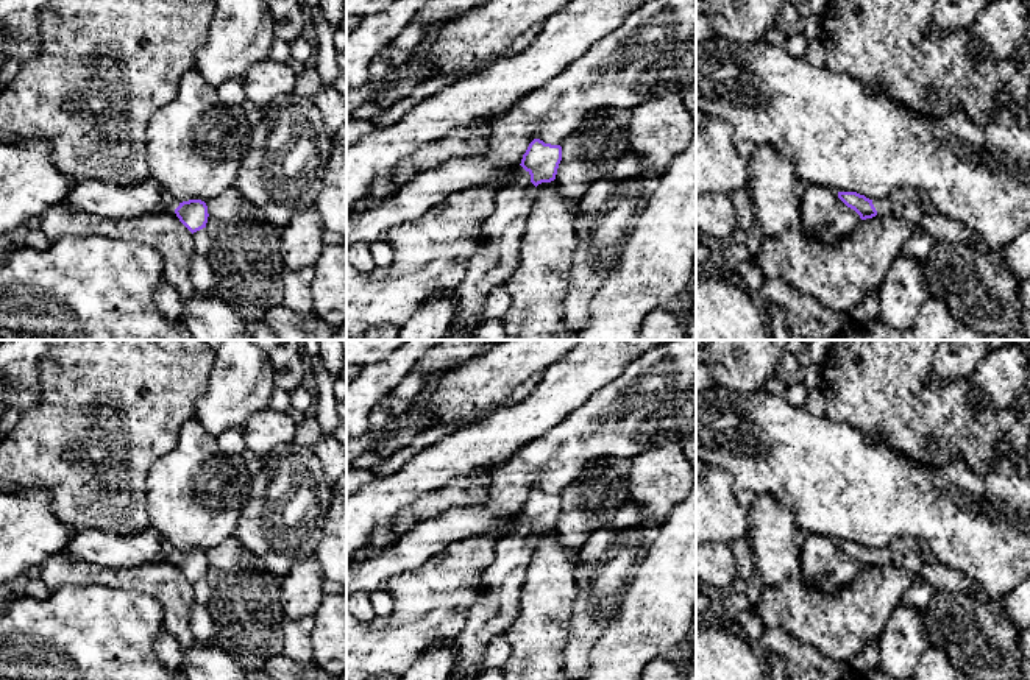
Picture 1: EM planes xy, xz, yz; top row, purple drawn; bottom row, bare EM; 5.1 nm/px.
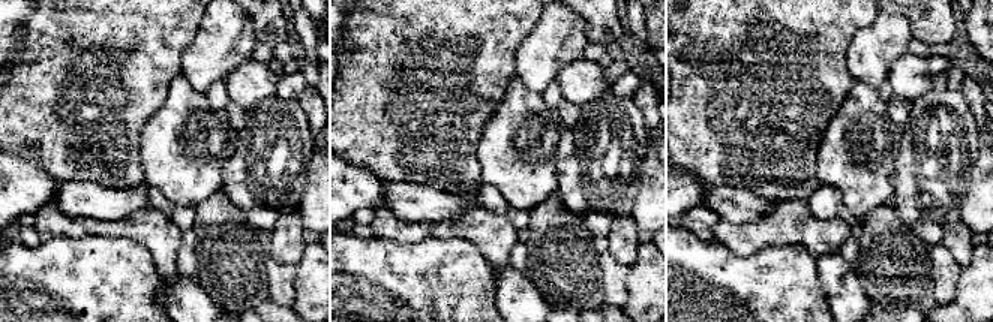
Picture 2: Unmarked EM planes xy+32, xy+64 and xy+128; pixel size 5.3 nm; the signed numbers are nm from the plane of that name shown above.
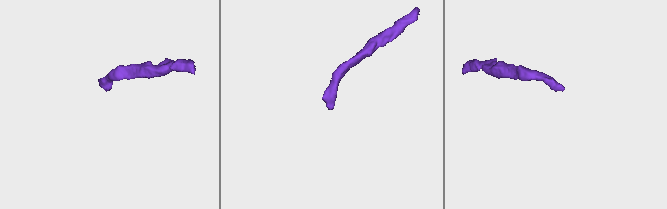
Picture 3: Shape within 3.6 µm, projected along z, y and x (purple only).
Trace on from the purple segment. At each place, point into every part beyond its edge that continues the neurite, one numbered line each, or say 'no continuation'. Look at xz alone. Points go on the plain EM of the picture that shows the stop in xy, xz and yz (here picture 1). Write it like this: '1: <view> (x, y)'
1: xz (497, 604)

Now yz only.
1: yz (905, 554)

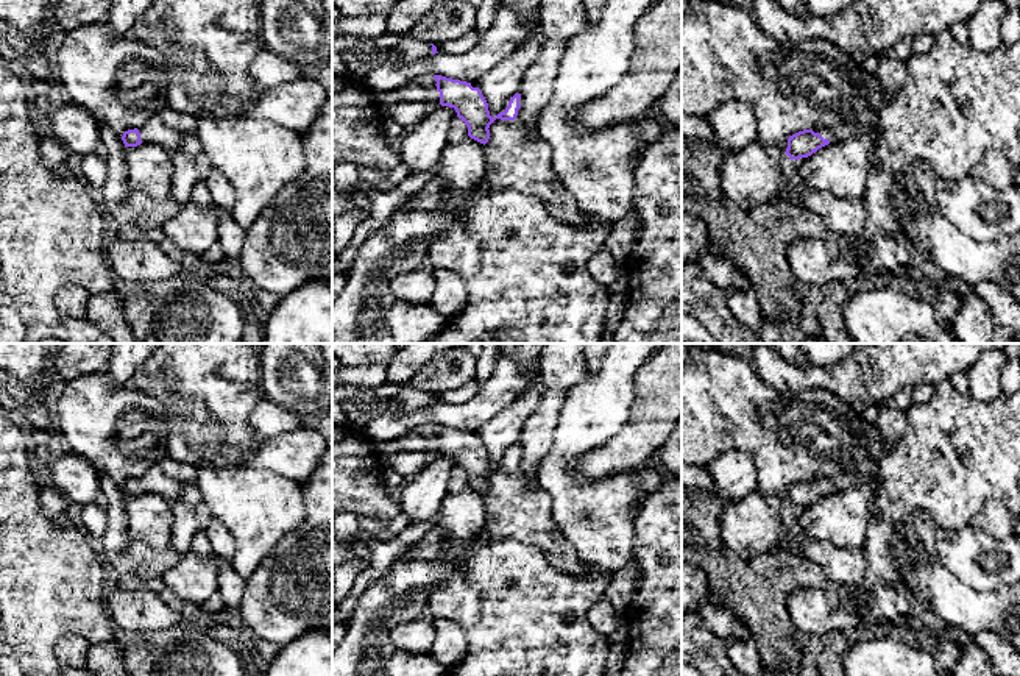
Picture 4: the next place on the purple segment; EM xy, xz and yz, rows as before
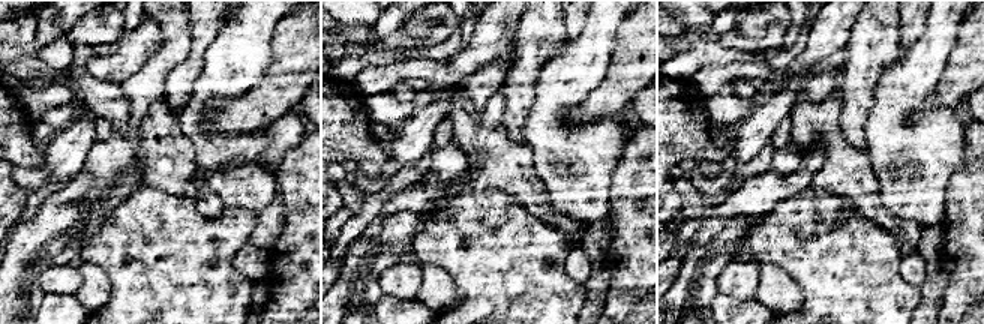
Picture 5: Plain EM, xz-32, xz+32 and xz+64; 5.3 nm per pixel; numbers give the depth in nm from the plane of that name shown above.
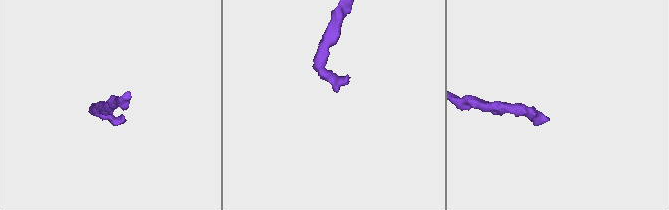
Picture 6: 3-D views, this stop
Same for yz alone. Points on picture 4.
1: yz (841, 481)

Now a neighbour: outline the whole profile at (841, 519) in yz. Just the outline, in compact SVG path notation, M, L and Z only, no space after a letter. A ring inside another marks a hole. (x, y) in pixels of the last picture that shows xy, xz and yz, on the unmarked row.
M864 486L828 493L808 507L791 509L784 542L805 540L862 551L878 493Z

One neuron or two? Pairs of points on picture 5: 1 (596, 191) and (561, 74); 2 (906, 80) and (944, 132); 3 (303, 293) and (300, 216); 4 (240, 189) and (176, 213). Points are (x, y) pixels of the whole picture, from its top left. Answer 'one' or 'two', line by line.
1: one
2: one
3: one
4: two

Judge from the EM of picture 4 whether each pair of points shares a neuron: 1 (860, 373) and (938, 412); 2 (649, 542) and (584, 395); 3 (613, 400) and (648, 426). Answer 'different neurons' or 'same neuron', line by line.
1: different neurons
2: different neurons
3: different neurons

